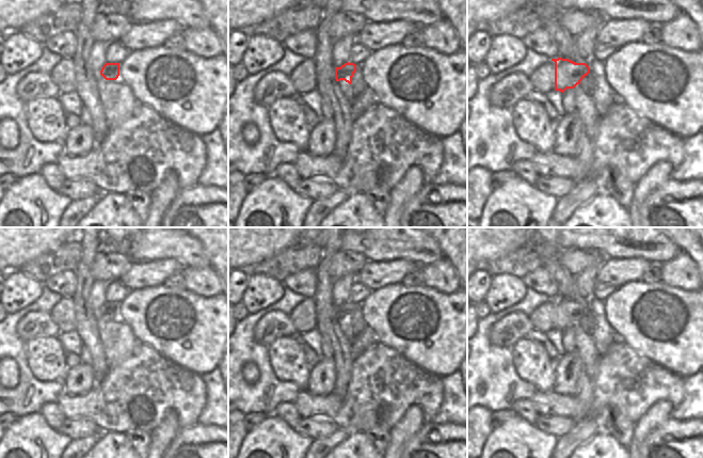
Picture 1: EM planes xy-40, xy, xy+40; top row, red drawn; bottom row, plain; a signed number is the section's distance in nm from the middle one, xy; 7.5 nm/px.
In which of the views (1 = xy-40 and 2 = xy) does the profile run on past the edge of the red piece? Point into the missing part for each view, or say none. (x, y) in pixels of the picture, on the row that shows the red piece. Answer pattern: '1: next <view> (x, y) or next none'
1: next none
2: next none

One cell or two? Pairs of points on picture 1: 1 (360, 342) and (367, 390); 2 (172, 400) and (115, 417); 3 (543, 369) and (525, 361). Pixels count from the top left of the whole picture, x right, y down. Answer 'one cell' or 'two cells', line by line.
1: two cells
2: one cell
3: one cell

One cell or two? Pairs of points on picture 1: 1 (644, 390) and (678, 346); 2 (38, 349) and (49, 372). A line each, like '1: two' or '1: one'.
1: two
2: one

